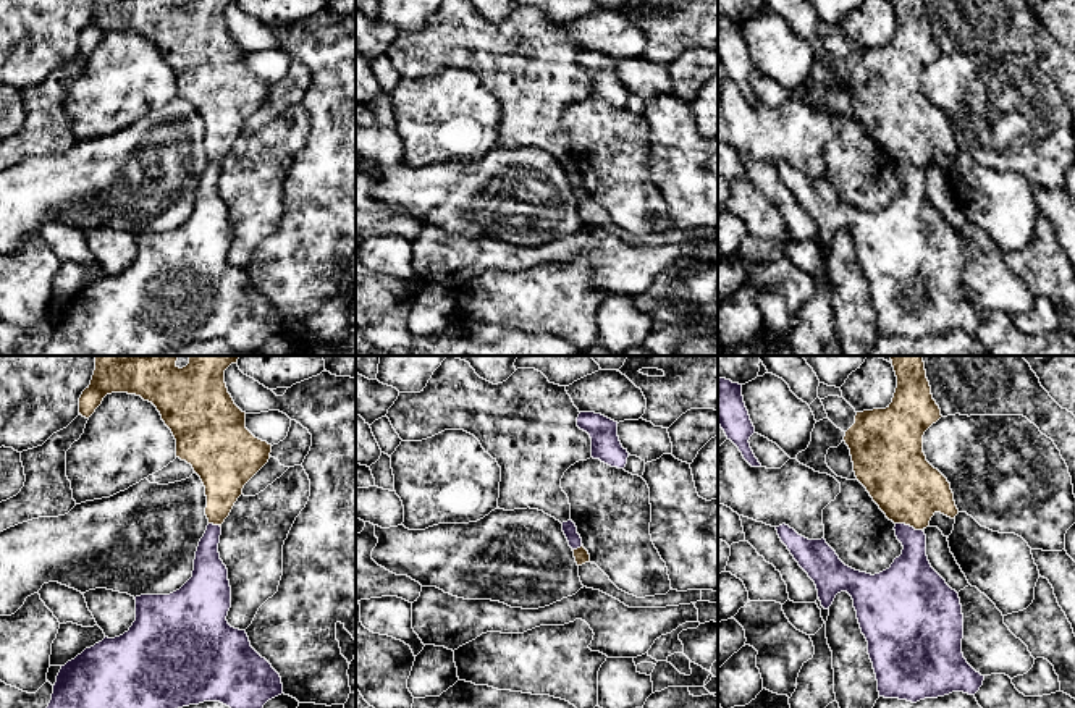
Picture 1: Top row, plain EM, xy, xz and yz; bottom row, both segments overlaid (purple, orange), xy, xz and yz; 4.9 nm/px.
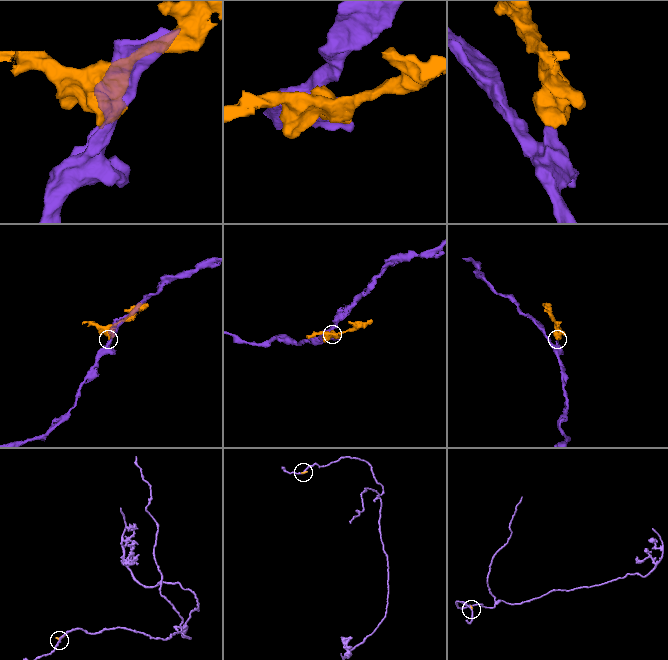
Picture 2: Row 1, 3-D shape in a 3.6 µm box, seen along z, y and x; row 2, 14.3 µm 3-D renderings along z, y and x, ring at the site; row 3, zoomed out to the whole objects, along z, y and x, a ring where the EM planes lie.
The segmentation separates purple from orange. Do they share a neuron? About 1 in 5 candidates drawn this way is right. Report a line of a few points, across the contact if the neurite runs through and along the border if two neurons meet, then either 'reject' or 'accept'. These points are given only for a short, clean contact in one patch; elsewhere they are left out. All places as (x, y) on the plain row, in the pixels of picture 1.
yz (896, 160), (922, 168) | reject

